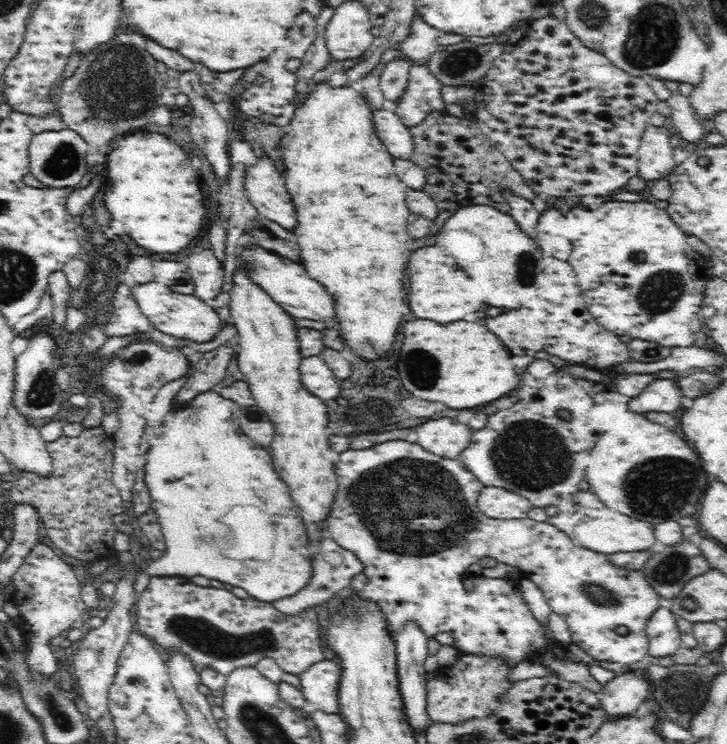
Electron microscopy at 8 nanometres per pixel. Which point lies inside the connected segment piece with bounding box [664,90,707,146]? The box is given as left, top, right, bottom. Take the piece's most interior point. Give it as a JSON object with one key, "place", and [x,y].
{"place":[680,120]}

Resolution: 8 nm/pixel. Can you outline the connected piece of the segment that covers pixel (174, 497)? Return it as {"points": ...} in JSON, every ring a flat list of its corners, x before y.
{"points":[[202,389,194,396,186,399,182,404,172,404,170,410,164,414,162,424,156,426,152,438,148,440,146,452,144,452,144,468,142,469,142,482,148,490,150,506,154,510,154,516,158,520,158,526,164,536,164,548,158,558,146,560,142,568,150,576,181,576,194,575,206,576,206,578,220,580,220,582,239,586,248,592,250,597,258,600,270,601,274,597,281,597,293,593,306,580,309,575,309,561,314,556,314,550,306,548,306,540,302,540,302,524,298,524,298,511,287,491,288,487,280,482,274,465,271,463,267,449,254,443,246,437,237,422,237,413,240,406,233,400,223,397,213,389]]}

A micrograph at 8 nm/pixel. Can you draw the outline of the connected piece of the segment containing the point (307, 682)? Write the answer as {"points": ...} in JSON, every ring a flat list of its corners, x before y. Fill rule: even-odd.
{"points":[[320,659,312,661,296,676,296,689,302,699,312,707,322,712,335,712,334,690,337,679,337,664,329,660]]}

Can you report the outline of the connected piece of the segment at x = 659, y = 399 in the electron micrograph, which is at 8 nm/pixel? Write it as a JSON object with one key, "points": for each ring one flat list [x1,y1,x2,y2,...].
{"points":[[652,377,643,387,630,398,628,409,634,412,664,412,677,410,677,400,680,395,672,380]]}

